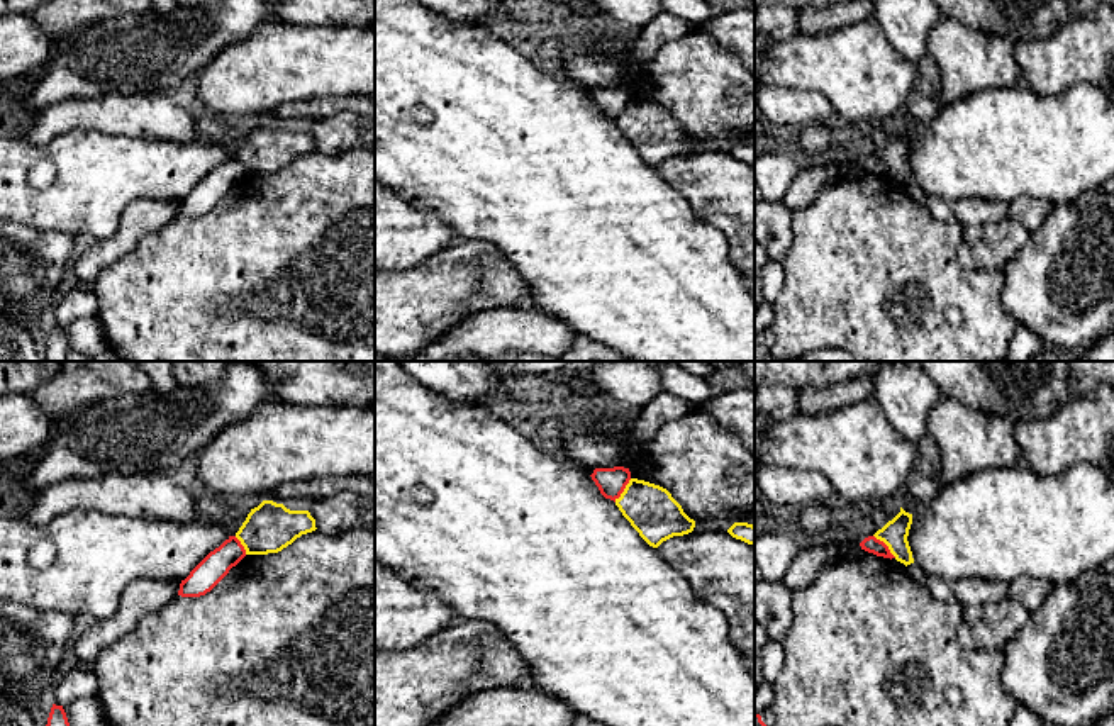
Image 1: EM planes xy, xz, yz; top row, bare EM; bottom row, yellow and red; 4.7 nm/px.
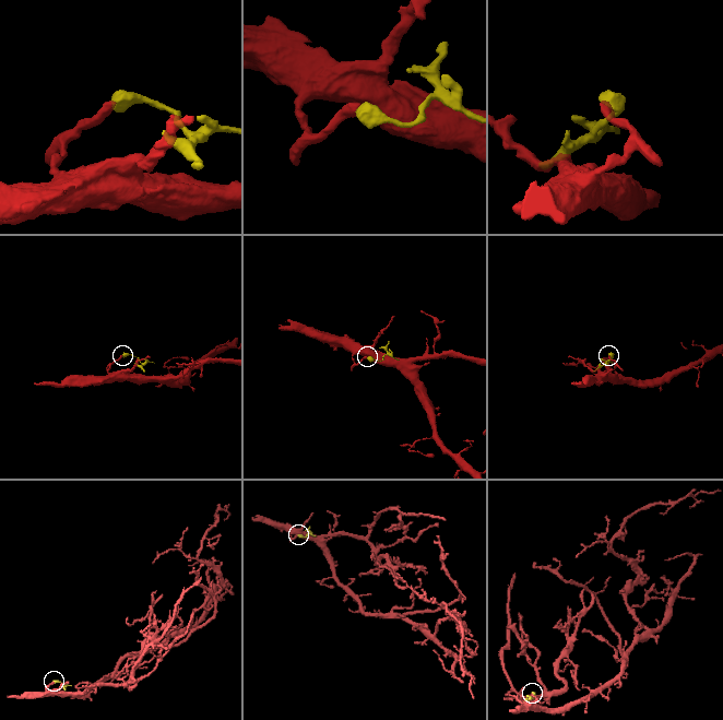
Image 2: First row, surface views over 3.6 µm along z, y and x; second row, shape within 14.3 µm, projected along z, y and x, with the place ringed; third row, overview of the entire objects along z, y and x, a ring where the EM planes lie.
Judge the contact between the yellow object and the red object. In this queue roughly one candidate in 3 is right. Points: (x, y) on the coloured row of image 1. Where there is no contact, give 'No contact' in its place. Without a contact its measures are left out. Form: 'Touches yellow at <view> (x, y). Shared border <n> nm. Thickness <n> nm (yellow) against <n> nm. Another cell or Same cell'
Touches yellow at yz (885, 543). Shared border 160 nm. Thickness 120 nm (yellow) against 80 nm. Another cell

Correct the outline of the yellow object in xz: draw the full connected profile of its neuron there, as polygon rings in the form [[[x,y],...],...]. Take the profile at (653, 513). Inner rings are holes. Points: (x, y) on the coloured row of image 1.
[[[631,478],[615,505],[639,536],[653,548],[673,536],[693,531],[690,519],[671,494],[654,483]]]

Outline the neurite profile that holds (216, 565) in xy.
[[[229,536],[219,548],[210,551],[192,572],[181,580],[178,595],[200,597],[210,592],[232,567],[246,556],[246,550],[236,536]]]

